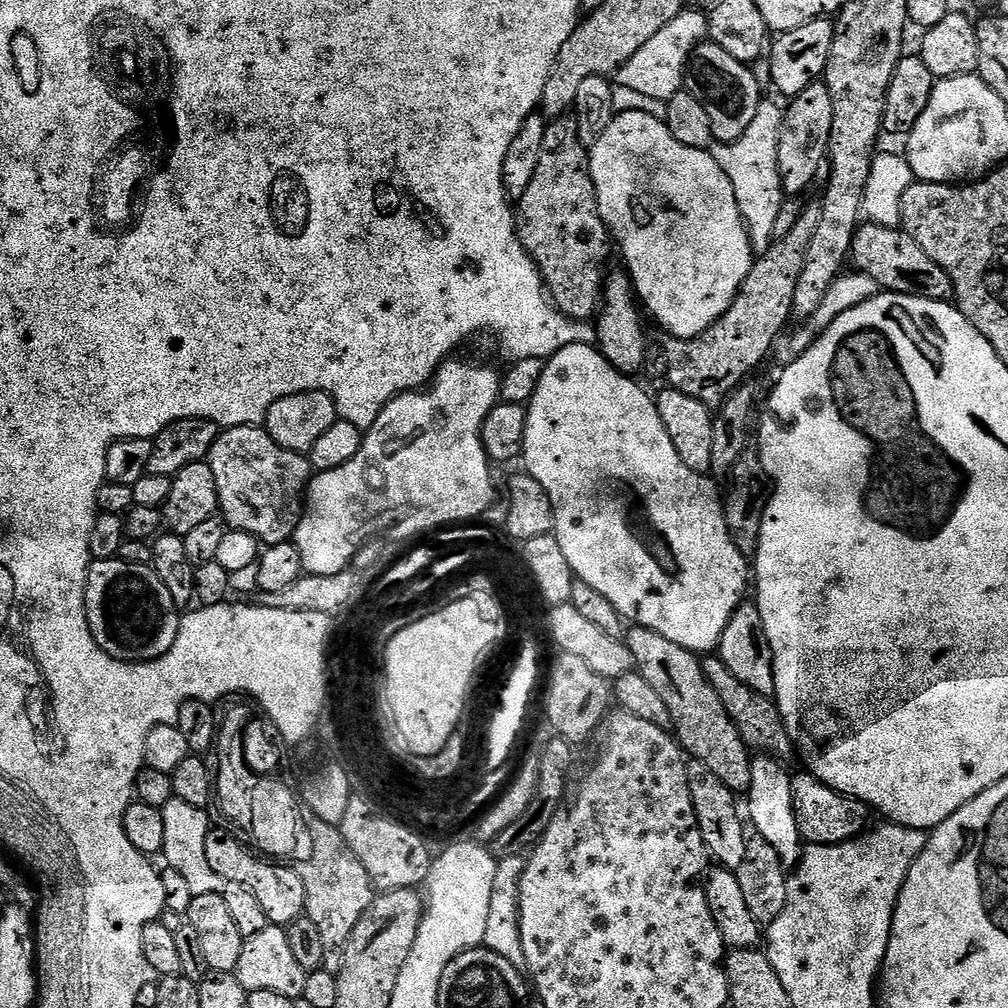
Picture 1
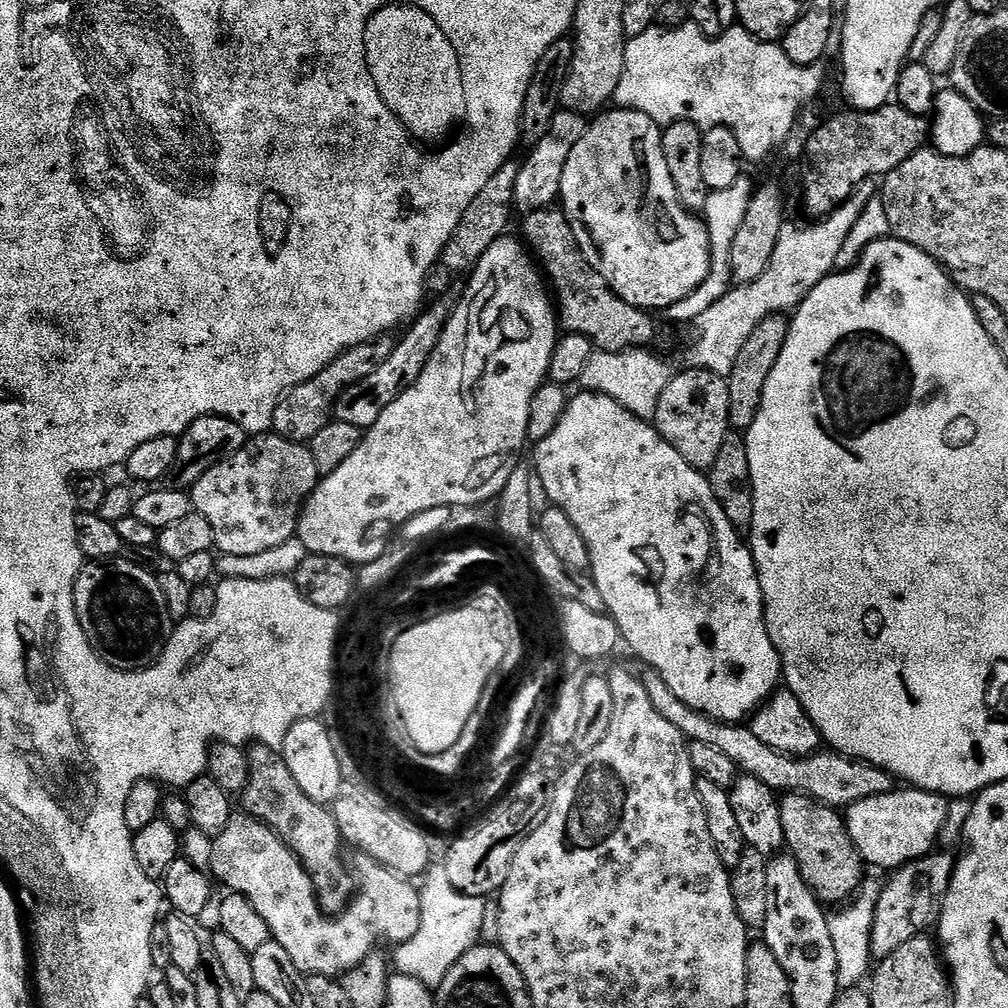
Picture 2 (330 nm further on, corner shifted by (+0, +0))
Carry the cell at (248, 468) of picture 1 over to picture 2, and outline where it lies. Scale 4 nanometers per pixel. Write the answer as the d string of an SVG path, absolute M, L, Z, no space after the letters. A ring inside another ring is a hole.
M256 434L244 443L242 450L238 450L238 454L218 462L218 466L210 466L210 470L206 470L206 474L202 474L202 478L198 478L198 482L193 484L190 489L192 507L198 514L202 514L206 518L206 522L210 522L210 526L214 530L217 553L225 552L228 556L260 556L263 552L272 552L275 548L282 547L288 539L296 536L296 527L300 525L300 510L321 479L318 466L314 466L314 454L307 443L299 444L282 438L279 434Z

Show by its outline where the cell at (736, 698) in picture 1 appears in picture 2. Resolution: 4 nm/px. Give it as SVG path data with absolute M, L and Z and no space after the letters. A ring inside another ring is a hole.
M799 794L785 795L780 800L780 809L787 851L798 862L802 878L816 893L820 903L840 906L851 901L866 879L866 865L856 852L843 815L829 804Z

